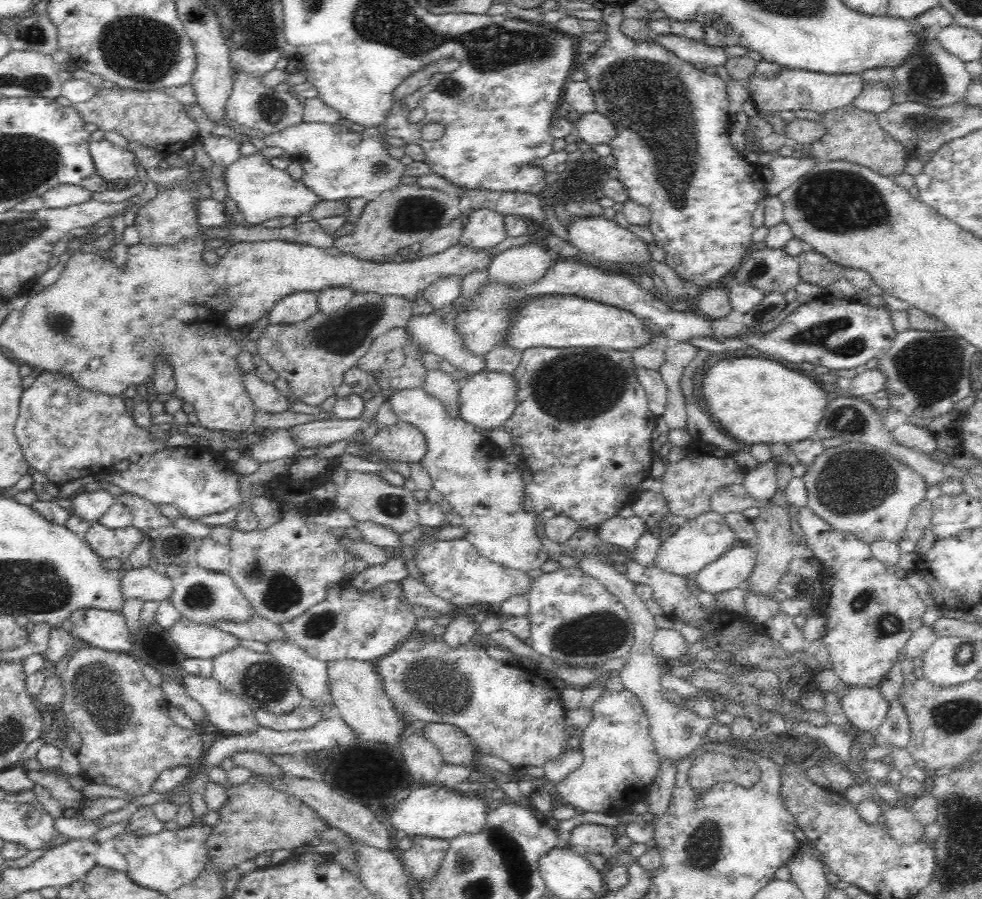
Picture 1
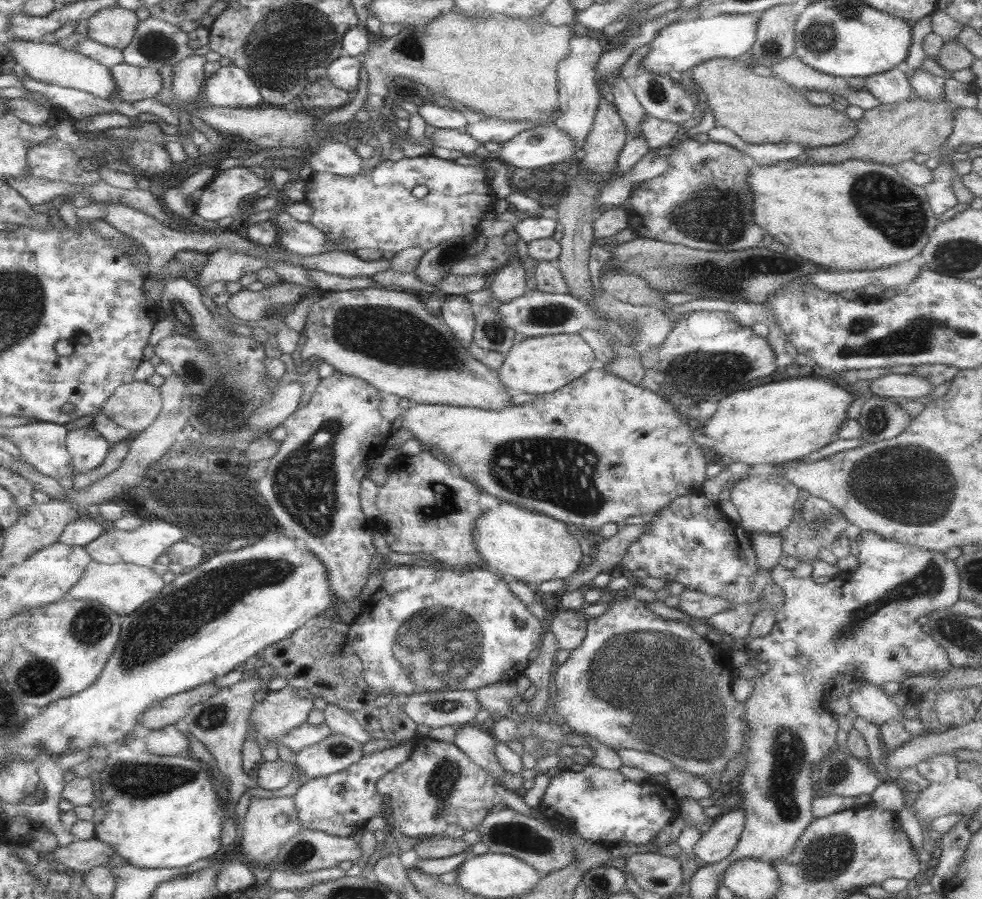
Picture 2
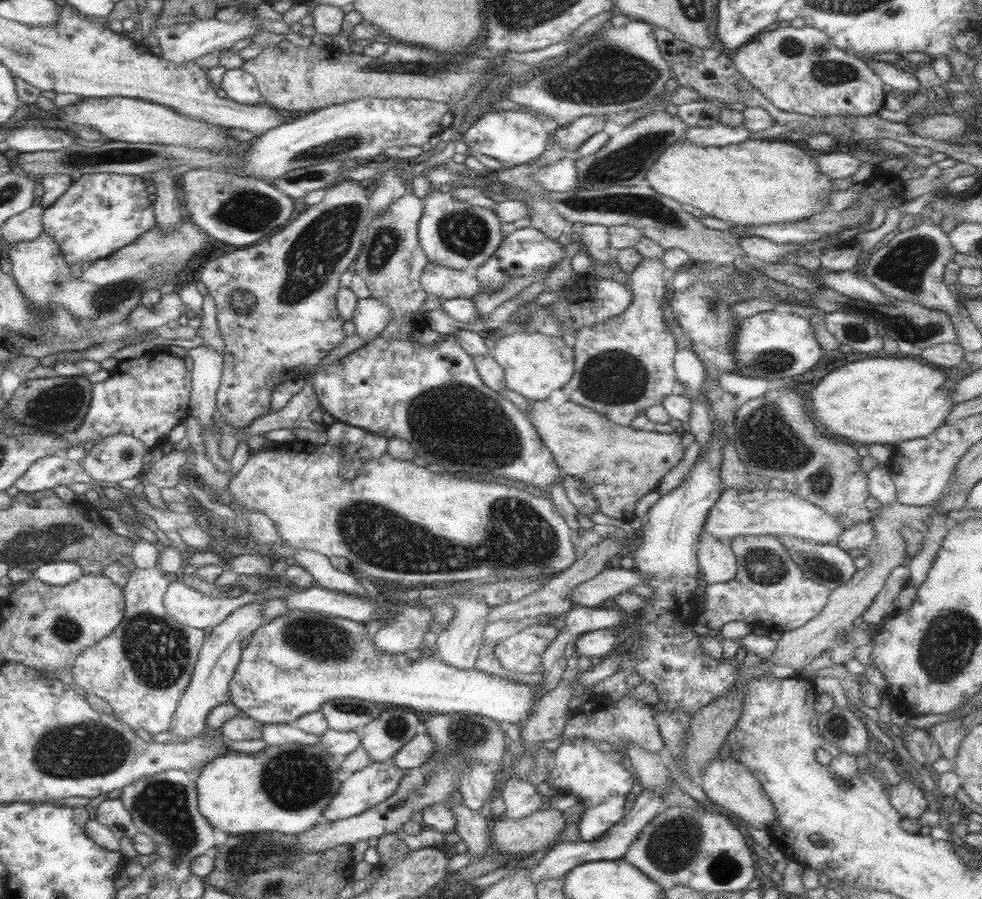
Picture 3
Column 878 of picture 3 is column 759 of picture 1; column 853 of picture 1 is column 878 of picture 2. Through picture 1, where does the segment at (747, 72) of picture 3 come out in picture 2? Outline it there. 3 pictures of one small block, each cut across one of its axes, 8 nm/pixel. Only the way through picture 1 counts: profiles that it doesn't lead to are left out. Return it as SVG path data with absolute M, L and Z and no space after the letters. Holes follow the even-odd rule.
M897 68L881 72L877 76L863 78L863 92L869 92L879 104L897 104L907 98L913 98L909 78Z

